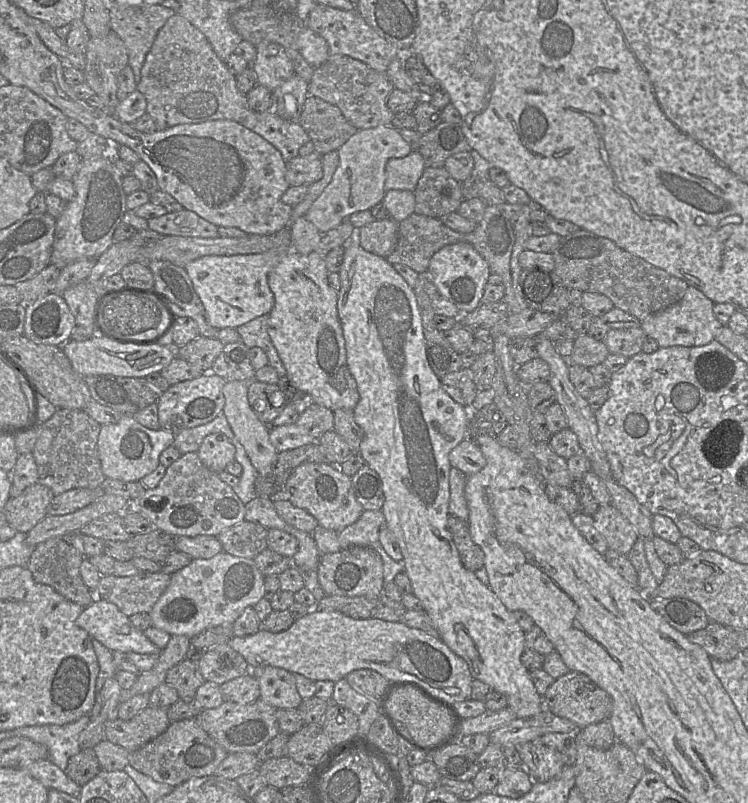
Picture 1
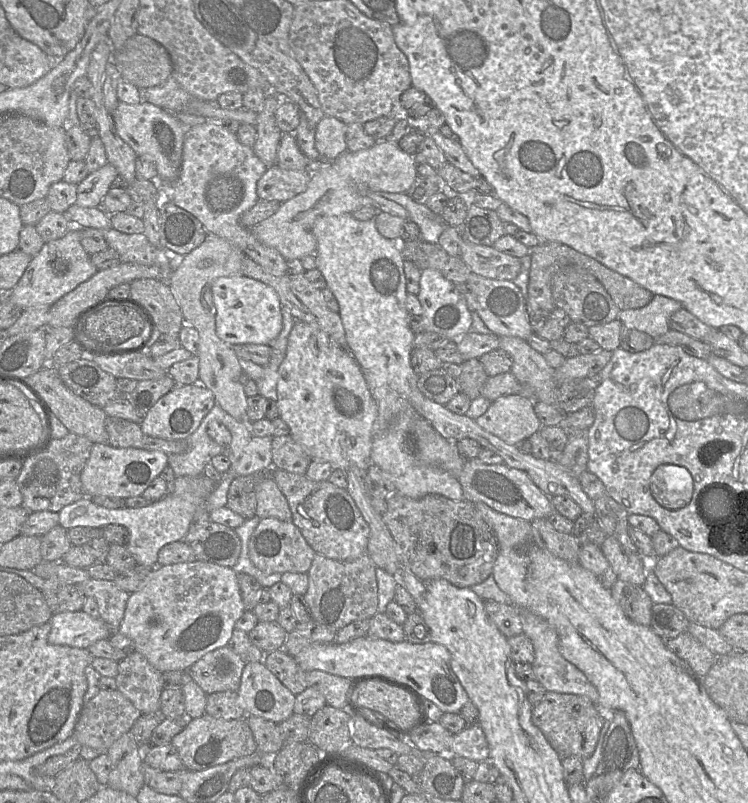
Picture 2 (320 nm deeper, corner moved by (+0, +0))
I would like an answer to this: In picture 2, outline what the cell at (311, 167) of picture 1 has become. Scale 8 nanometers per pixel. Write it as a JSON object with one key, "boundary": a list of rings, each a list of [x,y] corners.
{"boundary":[[[277,164],[268,167],[257,182],[260,200],[286,202],[307,189],[311,169],[287,170]]]}

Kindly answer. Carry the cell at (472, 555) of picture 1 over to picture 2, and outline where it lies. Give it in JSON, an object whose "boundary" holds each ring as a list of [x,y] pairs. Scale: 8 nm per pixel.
{"boundary":[[[398,492],[386,501],[388,507],[382,519],[396,543],[403,570],[425,583],[445,579],[459,588],[480,584],[493,574],[499,545],[475,502],[452,500],[438,494],[413,499]]]}

